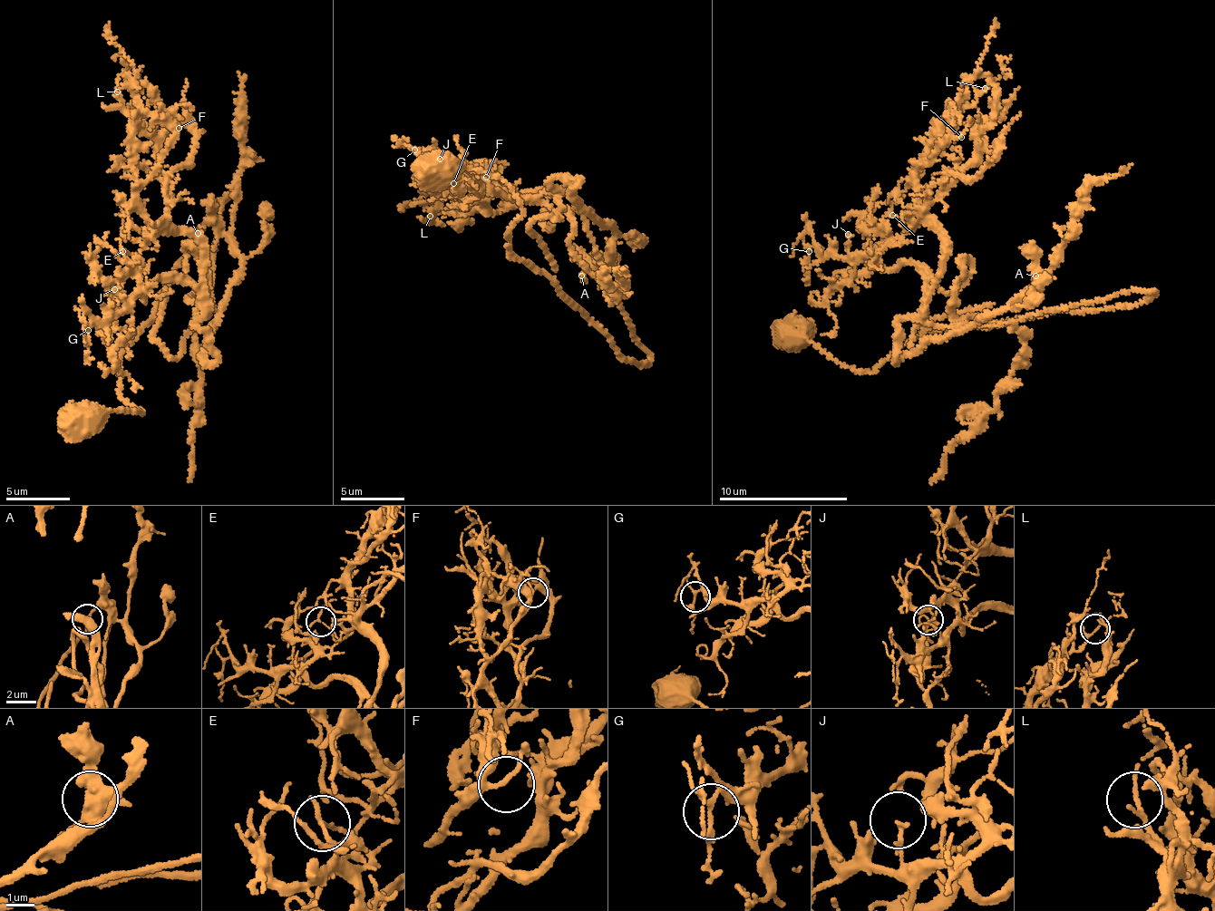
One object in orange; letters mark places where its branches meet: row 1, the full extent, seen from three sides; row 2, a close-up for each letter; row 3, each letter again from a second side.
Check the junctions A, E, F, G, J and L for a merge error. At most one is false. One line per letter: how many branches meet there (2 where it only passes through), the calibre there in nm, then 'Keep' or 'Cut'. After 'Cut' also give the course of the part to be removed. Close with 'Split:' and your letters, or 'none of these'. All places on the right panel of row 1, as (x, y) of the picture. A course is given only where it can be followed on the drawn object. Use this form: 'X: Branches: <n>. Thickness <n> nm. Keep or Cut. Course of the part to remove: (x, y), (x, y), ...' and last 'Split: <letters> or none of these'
A: Branches: 2. Thickness 140 nm. Keep
E: Branches: 2. Thickness 130 nm. Cut. Course of the part to remove: (893, 216), (880, 262), (915, 266), (946, 292), (967, 262), (954, 314), (1024, 341), (997, 406), (930, 483)
F: Branches: 3. Thickness 140 nm. Keep
G: Branches: 3. Thickness 160 nm. Keep
J: Branches: 2. Thickness 120 nm. Keep
L: Branches: 2. Thickness 140 nm. Keep
Split: E

